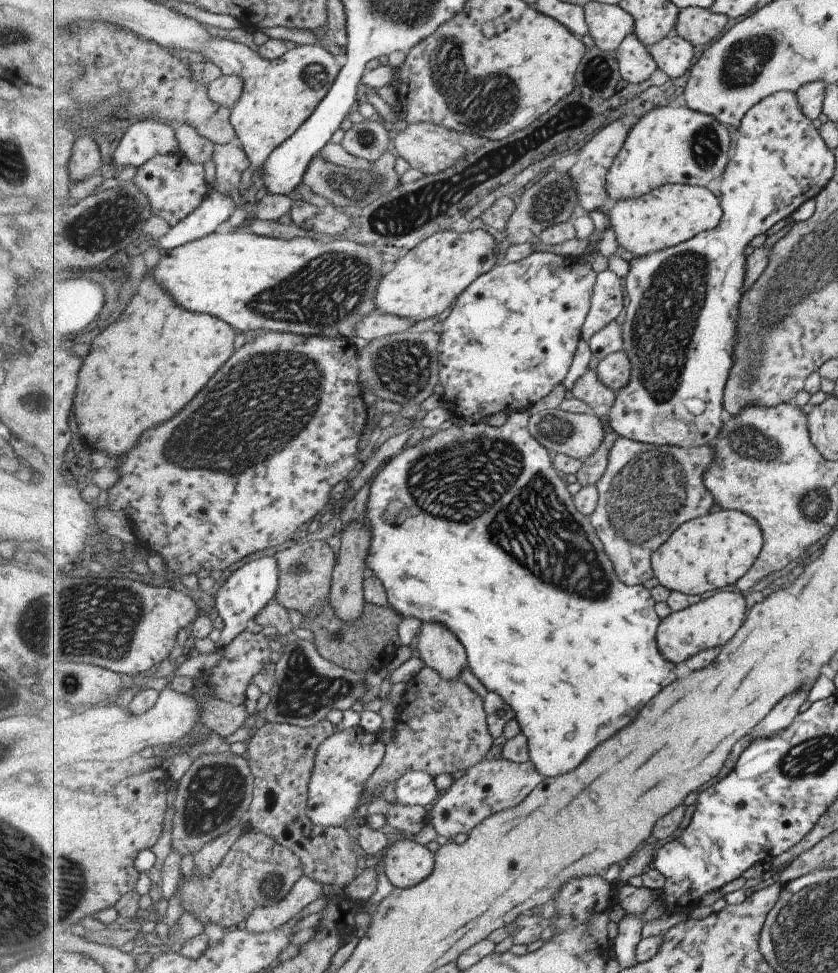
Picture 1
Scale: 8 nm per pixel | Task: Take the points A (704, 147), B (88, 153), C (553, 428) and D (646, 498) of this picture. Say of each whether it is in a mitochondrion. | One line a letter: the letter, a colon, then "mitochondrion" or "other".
A: mitochondrion
B: other
C: mitochondrion
D: mitochondrion

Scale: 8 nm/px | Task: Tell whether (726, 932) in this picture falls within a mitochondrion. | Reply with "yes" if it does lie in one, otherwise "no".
no

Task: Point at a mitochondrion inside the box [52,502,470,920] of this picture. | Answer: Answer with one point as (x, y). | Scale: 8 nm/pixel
(215, 795)

